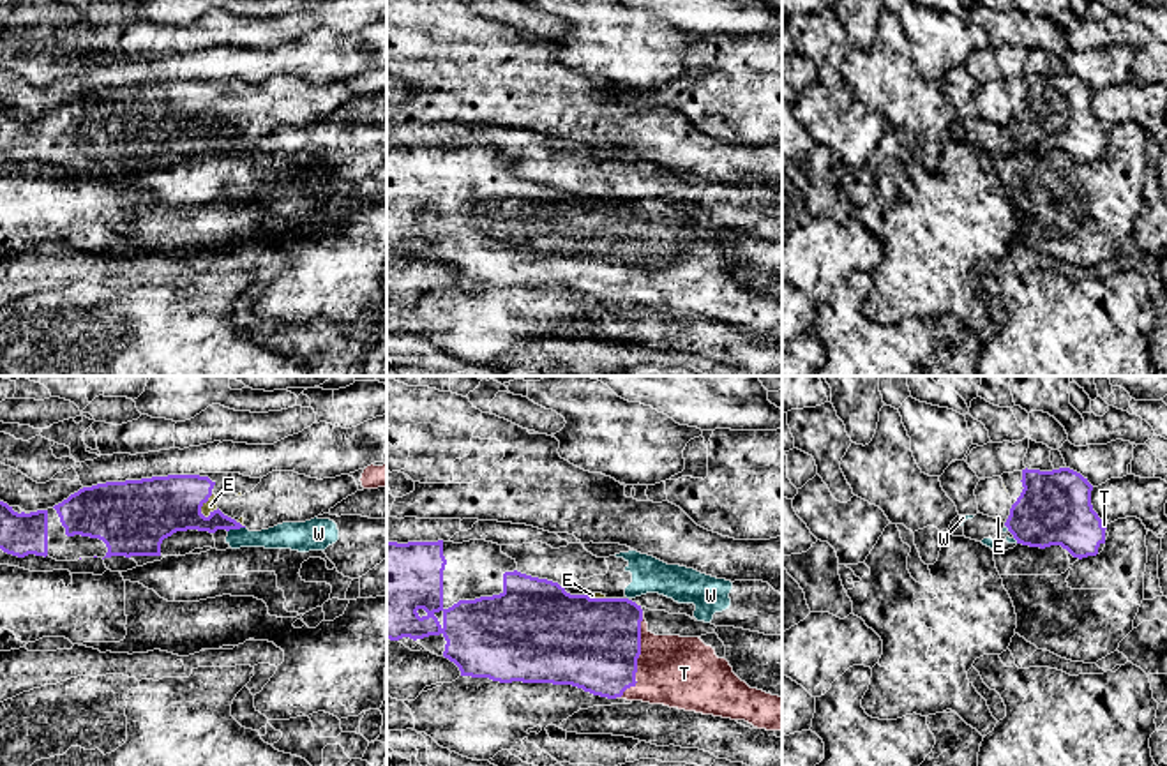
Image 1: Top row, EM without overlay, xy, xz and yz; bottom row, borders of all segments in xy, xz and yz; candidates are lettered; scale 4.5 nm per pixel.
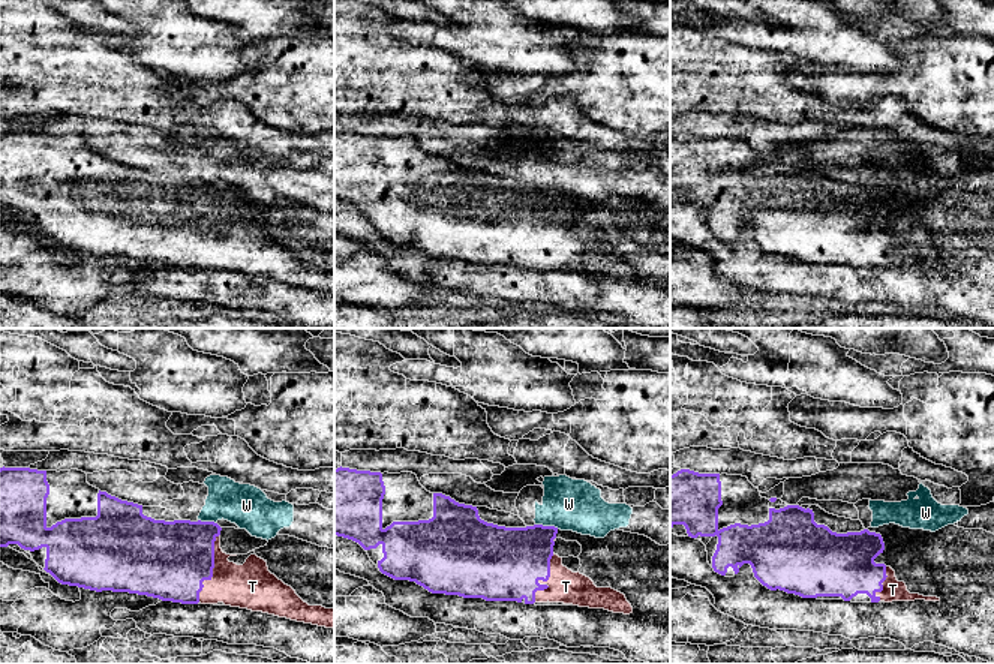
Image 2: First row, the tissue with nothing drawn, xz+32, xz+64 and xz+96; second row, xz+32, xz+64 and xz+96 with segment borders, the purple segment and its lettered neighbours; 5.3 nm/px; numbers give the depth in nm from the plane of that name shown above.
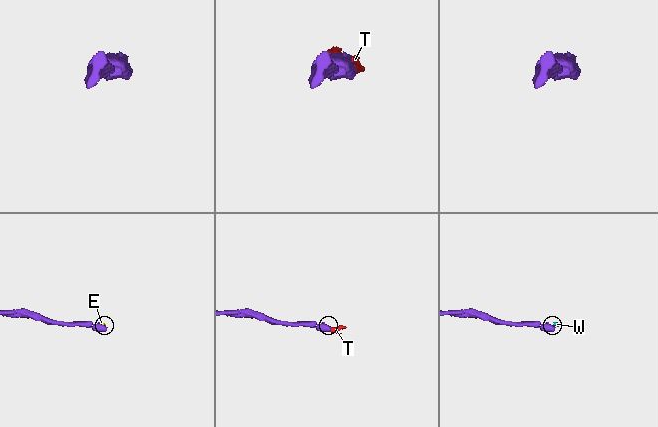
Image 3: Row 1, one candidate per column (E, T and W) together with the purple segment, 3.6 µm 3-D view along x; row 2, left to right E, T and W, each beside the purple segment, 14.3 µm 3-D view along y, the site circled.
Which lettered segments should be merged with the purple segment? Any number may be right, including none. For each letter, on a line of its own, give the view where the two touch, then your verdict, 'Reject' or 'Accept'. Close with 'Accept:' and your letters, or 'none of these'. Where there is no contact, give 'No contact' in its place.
E: Touches purple in xy. Accept
T: Touches purple in xz. Accept
W: Touches purple in xy. Reject
Accept: E, T

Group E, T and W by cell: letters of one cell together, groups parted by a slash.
E T / W

